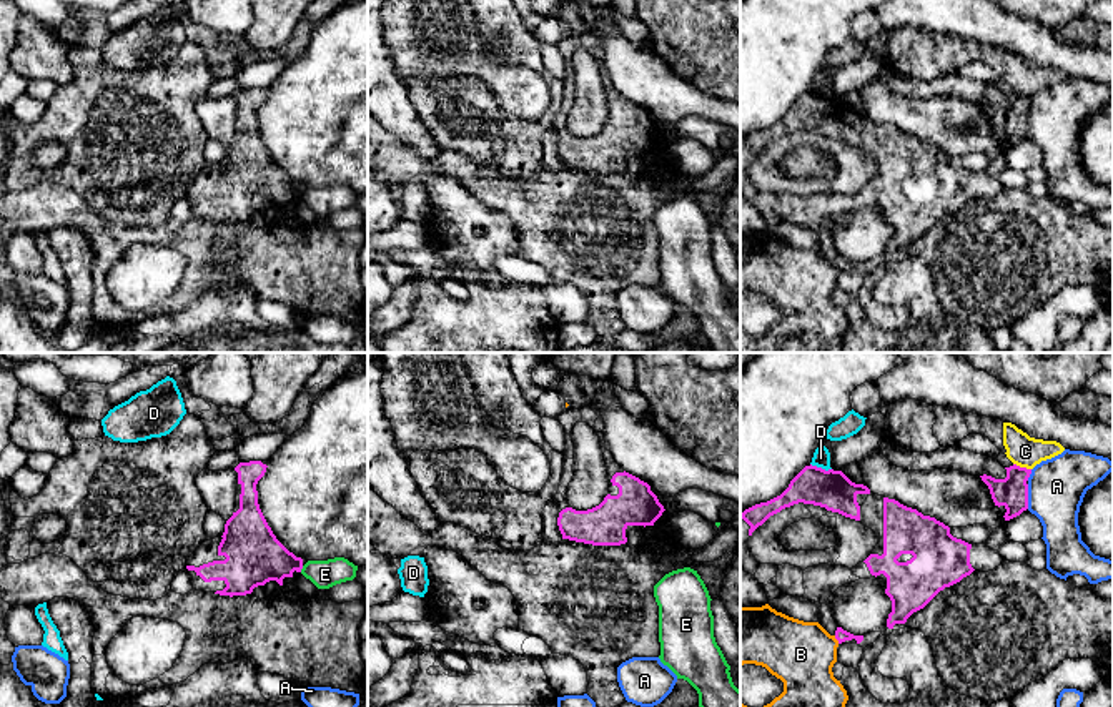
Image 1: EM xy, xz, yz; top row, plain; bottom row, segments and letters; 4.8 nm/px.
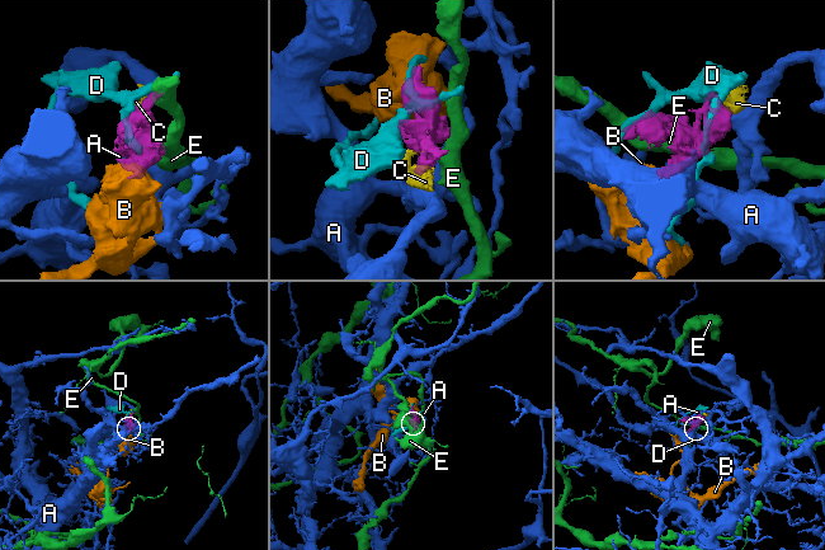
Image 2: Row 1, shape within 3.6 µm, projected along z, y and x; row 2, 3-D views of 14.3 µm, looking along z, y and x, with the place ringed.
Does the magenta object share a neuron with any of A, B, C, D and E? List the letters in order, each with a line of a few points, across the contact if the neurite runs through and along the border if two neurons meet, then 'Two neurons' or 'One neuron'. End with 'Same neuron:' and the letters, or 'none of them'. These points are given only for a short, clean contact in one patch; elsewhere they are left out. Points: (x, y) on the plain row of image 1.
A: Line: yz (1027, 112), (1028, 135). Two neurons
B: Line: yz (834, 263), (839, 270). Two neurons
C: Line: yz (1014, 90), (1030, 97). Two neurons
D: Two neurons
E: Line: xy (303, 193), (300, 198). Two neurons
Same neuron: none of them

